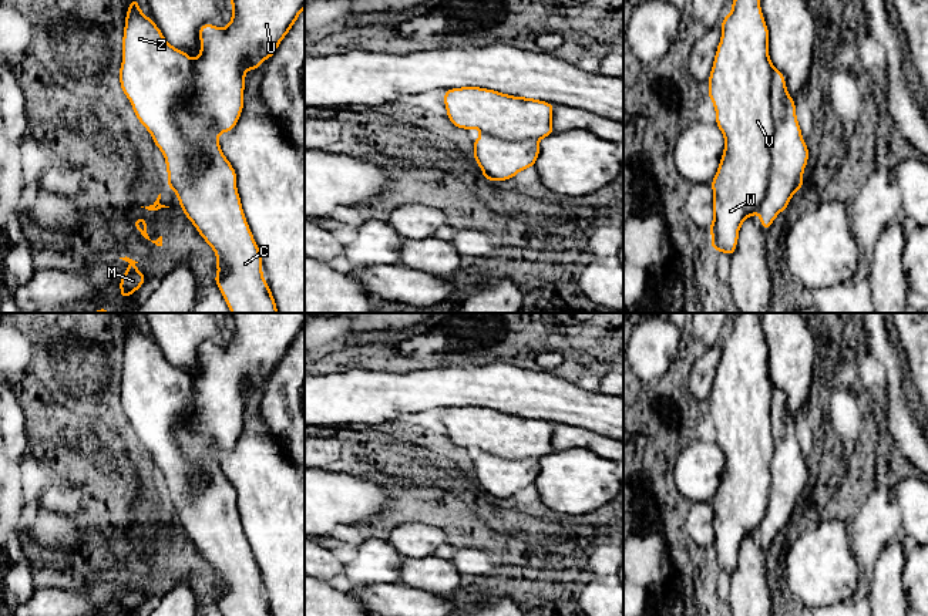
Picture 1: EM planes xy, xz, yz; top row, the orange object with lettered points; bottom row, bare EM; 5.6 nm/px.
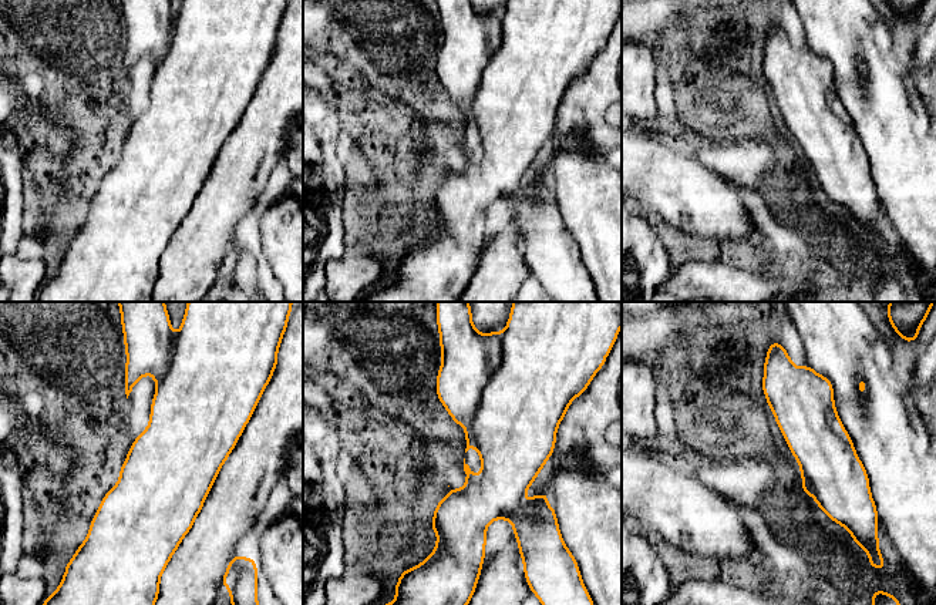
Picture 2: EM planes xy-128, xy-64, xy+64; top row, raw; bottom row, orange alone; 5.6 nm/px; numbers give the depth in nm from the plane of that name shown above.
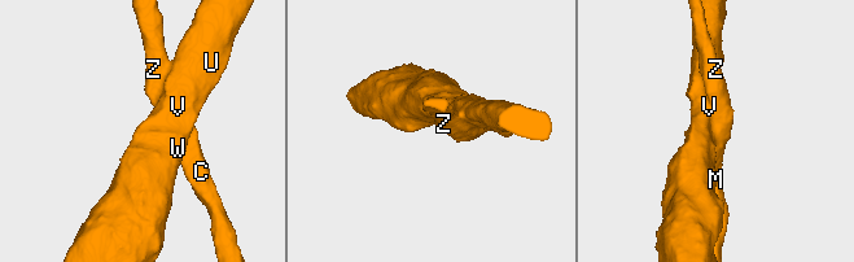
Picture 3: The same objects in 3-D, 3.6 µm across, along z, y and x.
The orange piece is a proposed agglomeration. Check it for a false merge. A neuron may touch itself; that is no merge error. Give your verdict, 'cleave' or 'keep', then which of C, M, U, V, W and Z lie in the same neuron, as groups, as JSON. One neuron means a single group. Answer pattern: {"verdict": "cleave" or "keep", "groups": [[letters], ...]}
{"verdict": "cleave", "groups": [["C", "Z"], ["M", "U", "V", "W"]]}

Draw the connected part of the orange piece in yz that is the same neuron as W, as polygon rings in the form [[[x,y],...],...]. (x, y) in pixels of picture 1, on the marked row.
[[[733,0],[730,14],[722,18],[722,38],[707,80],[707,97],[712,100],[716,110],[715,124],[724,135],[724,151],[719,169],[710,182],[713,188],[713,223],[706,233],[710,232],[715,235],[707,243],[713,246],[717,253],[724,252],[727,256],[732,256],[736,250],[742,223],[757,212],[766,192],[766,182],[770,176],[770,142],[773,132],[770,98],[771,71],[769,28],[761,13],[760,0]]]

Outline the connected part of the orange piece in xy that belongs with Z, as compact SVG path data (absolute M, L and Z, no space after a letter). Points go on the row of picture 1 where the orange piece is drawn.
M130 0L120 67L122 92L130 100L135 117L164 154L168 184L172 185L179 206L218 257L213 267L219 267L221 272L213 275L213 279L231 312L279 313L262 273L260 250L242 211L233 166L216 139L194 142L178 127L176 111L182 105L191 105L195 98L192 63L185 51L172 47L164 38L158 26L139 10L138 0Z

